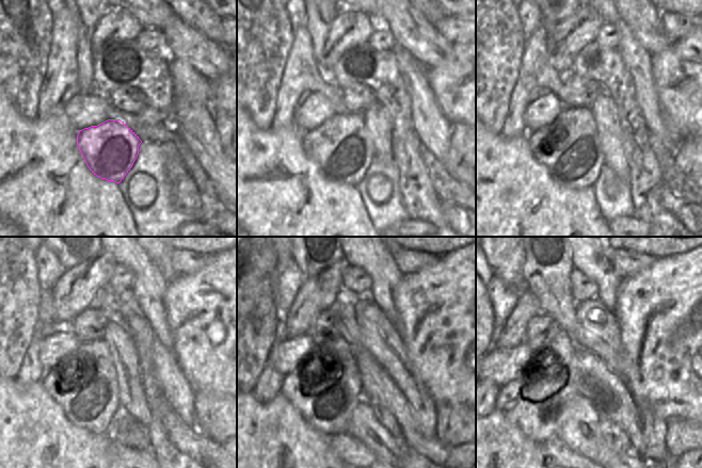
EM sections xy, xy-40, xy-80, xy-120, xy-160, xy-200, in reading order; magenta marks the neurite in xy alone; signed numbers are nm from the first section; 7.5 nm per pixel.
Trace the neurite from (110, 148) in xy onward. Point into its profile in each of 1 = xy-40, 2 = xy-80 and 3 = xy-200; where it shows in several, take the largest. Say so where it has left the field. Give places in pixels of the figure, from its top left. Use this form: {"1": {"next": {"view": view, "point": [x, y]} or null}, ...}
{"1": {"next": {"view": "xy-40", "point": [342, 148]}}, "2": {"next": {"view": "xy-80", "point": [571, 150]}}, "3": {"next": {"view": "xy-200", "point": [554, 402]}}}

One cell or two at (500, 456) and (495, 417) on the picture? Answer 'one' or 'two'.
one

